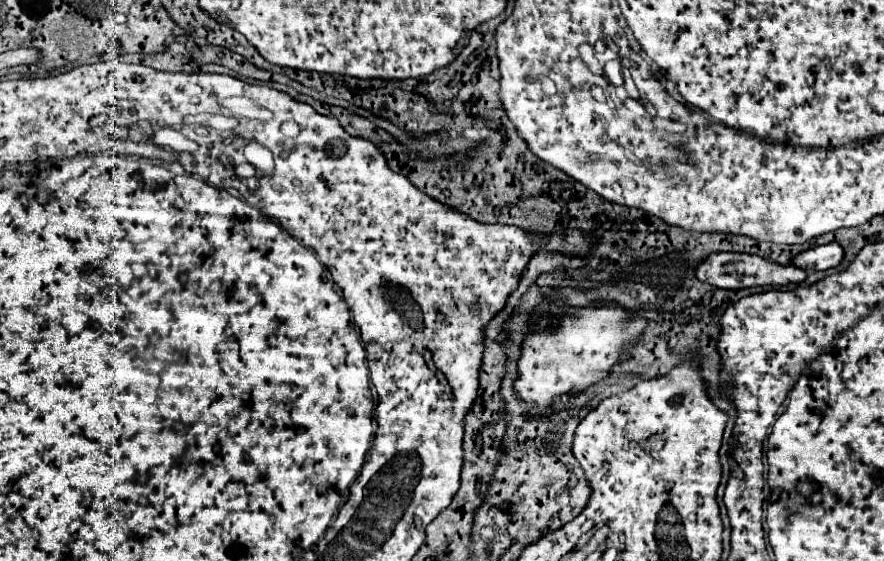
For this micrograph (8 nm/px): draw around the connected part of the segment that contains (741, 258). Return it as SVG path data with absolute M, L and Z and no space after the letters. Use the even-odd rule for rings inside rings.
M715 252L709 254L703 262L697 264L695 276L701 282L707 282L717 288L749 288L749 286L787 286L787 284L801 284L805 280L805 272L795 268L795 266L781 266L769 260L763 260L761 256L751 256L751 254L737 254L737 252Z

